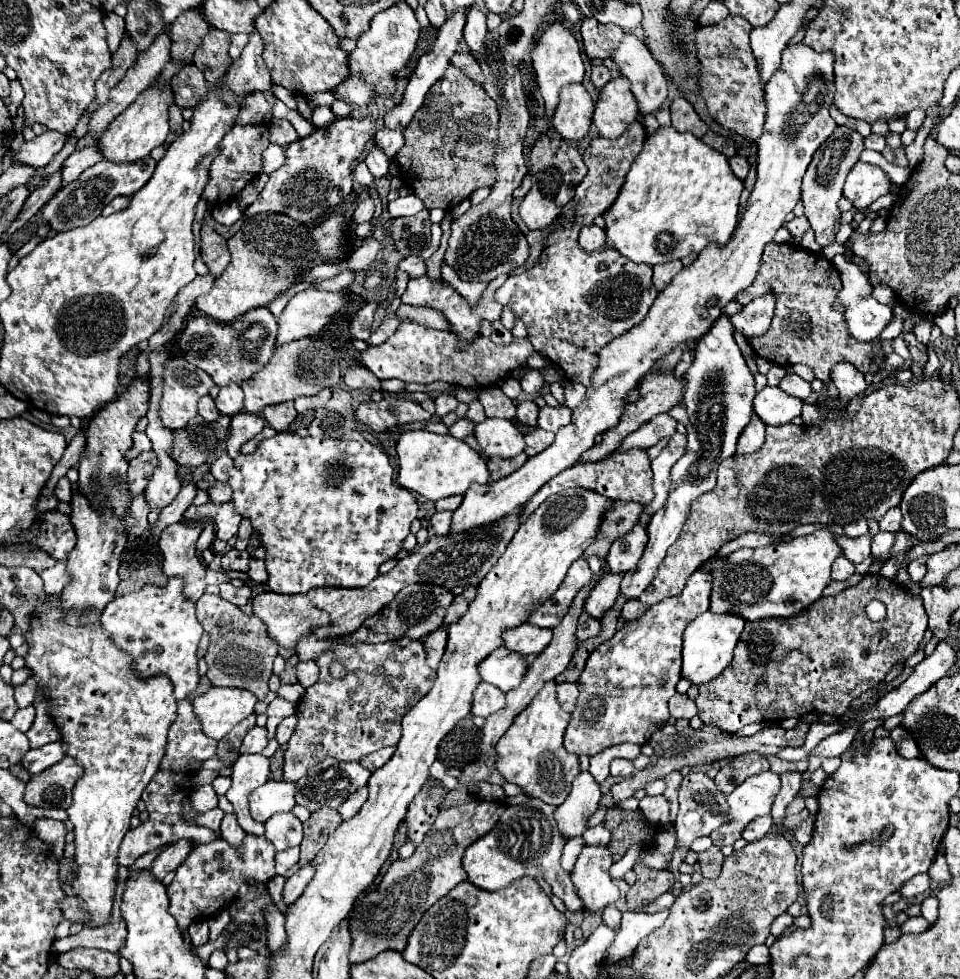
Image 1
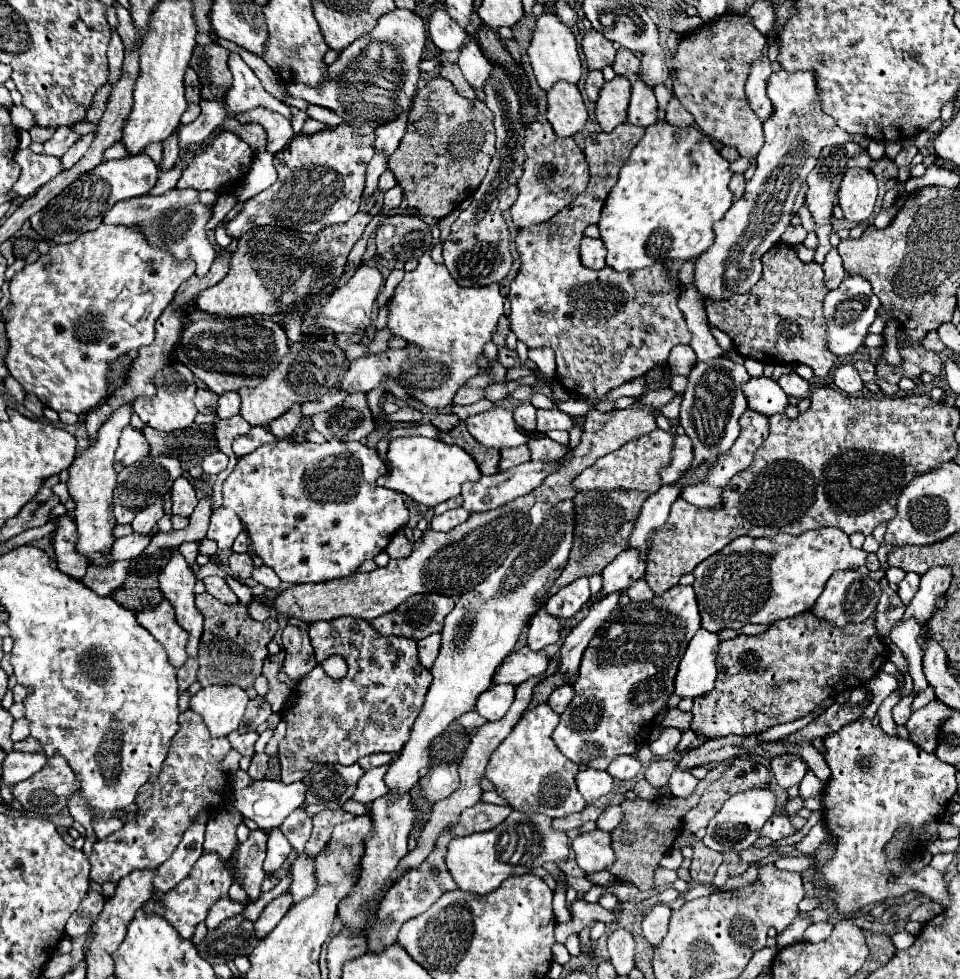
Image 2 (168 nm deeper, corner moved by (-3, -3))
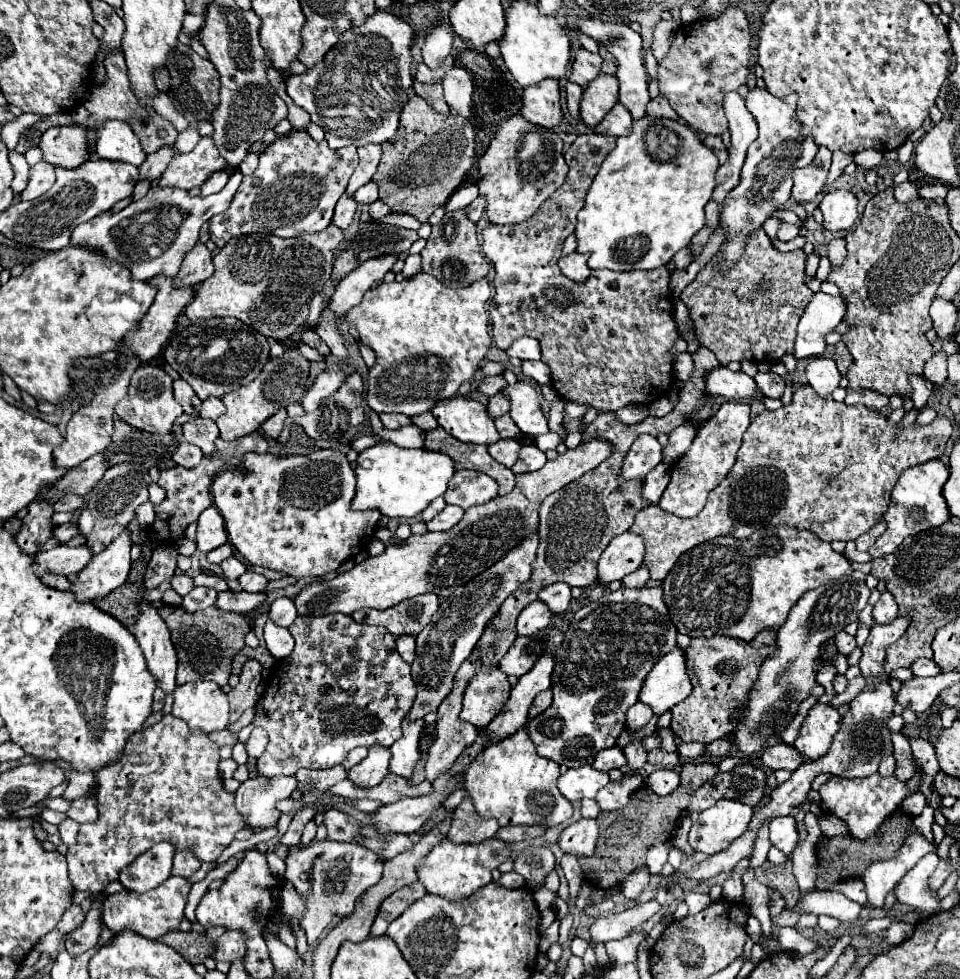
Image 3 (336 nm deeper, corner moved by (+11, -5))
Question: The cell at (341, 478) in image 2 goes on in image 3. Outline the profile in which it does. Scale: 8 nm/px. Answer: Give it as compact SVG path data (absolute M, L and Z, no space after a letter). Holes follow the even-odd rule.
M315 450L307 456L287 456L275 458L273 454L245 454L241 466L231 468L223 466L217 470L211 496L213 504L225 520L225 530L229 542L235 550L251 564L265 566L277 572L285 572L287 576L325 576L337 570L345 560L363 552L363 548L373 540L375 526L381 518L377 510L353 512L349 510L349 502L355 494L355 476L353 468L347 462L343 452L337 450Z

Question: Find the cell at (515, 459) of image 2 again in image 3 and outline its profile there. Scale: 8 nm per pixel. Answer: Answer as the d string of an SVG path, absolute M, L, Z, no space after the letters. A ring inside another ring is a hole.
M501 440L501 442L495 442L489 446L489 454L501 462L503 466L511 468L515 462L517 462L517 456L519 456L519 448L521 444L517 440Z

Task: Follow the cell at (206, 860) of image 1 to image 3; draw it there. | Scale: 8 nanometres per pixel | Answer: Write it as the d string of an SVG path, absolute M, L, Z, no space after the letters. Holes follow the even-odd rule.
M171 876L167 878L161 886L149 890L149 892L129 892L129 890L121 890L117 894L111 894L105 898L103 904L103 922L109 926L109 930L123 932L123 930L133 930L145 938L159 938L161 934L167 934L171 930L177 930L181 918L183 918L183 910L187 904L187 896L189 896L191 884L187 882L187 878L177 878Z

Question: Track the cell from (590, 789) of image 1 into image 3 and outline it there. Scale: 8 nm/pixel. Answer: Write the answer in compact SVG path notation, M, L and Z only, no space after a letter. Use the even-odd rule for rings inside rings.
M591 764L569 768L559 776L559 792L569 800L577 802L583 798L595 798L595 794L609 782L609 774L591 768Z

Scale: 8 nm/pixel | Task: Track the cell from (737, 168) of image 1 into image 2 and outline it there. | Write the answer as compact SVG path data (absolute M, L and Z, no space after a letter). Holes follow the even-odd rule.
M733 174L729 188L733 192L733 200L739 200L743 196L743 190L745 190L745 176L743 174Z

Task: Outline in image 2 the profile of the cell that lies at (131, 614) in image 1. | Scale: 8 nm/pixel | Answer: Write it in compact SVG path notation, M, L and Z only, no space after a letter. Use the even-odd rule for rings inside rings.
M161 600L157 606L145 606L137 612L137 622L149 630L163 650L173 668L183 668L187 660L187 632L175 620L175 610L167 600Z

